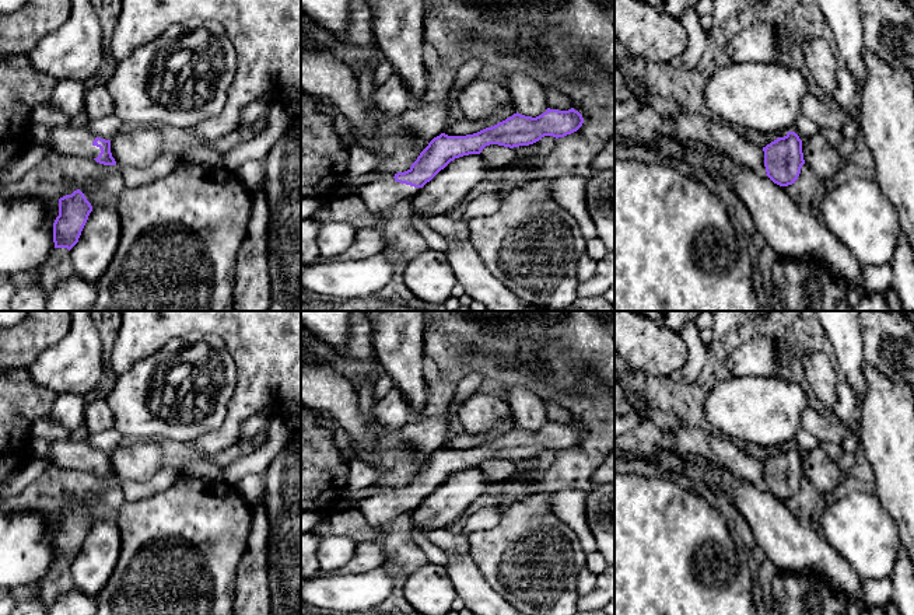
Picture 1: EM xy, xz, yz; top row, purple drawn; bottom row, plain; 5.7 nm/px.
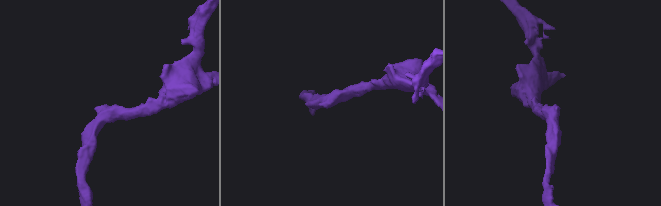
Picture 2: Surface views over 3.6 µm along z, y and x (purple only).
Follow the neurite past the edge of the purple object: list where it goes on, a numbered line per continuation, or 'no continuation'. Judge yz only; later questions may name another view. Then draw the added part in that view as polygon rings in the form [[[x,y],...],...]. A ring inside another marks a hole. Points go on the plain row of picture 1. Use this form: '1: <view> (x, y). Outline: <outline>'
no continuation

